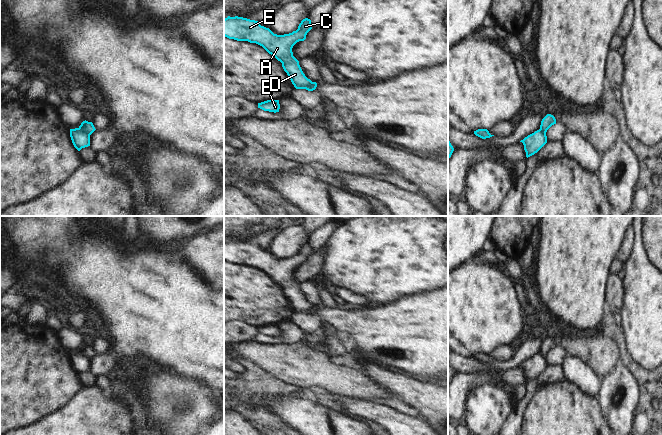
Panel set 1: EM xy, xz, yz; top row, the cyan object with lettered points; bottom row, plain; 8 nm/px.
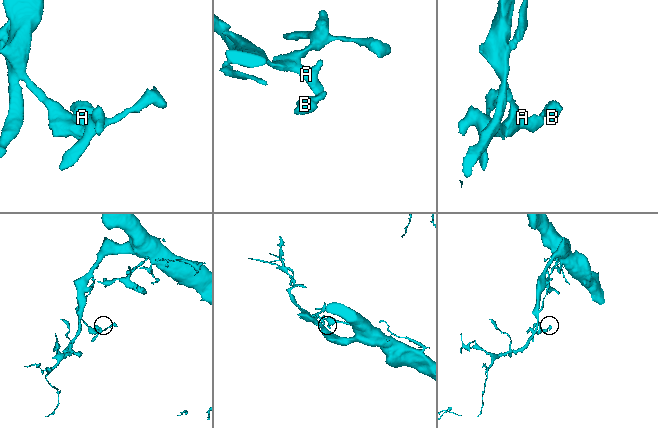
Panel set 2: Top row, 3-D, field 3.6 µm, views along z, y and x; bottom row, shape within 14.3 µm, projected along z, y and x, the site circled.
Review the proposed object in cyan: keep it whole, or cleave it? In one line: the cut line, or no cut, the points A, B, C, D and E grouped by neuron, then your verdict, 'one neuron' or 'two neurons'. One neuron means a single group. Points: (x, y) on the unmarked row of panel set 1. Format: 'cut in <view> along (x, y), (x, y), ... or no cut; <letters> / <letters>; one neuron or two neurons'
cut in xy along (78, 352), (89, 359); A C D E / B; two neurons

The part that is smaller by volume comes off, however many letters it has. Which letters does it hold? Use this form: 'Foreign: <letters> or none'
Foreign: B.

